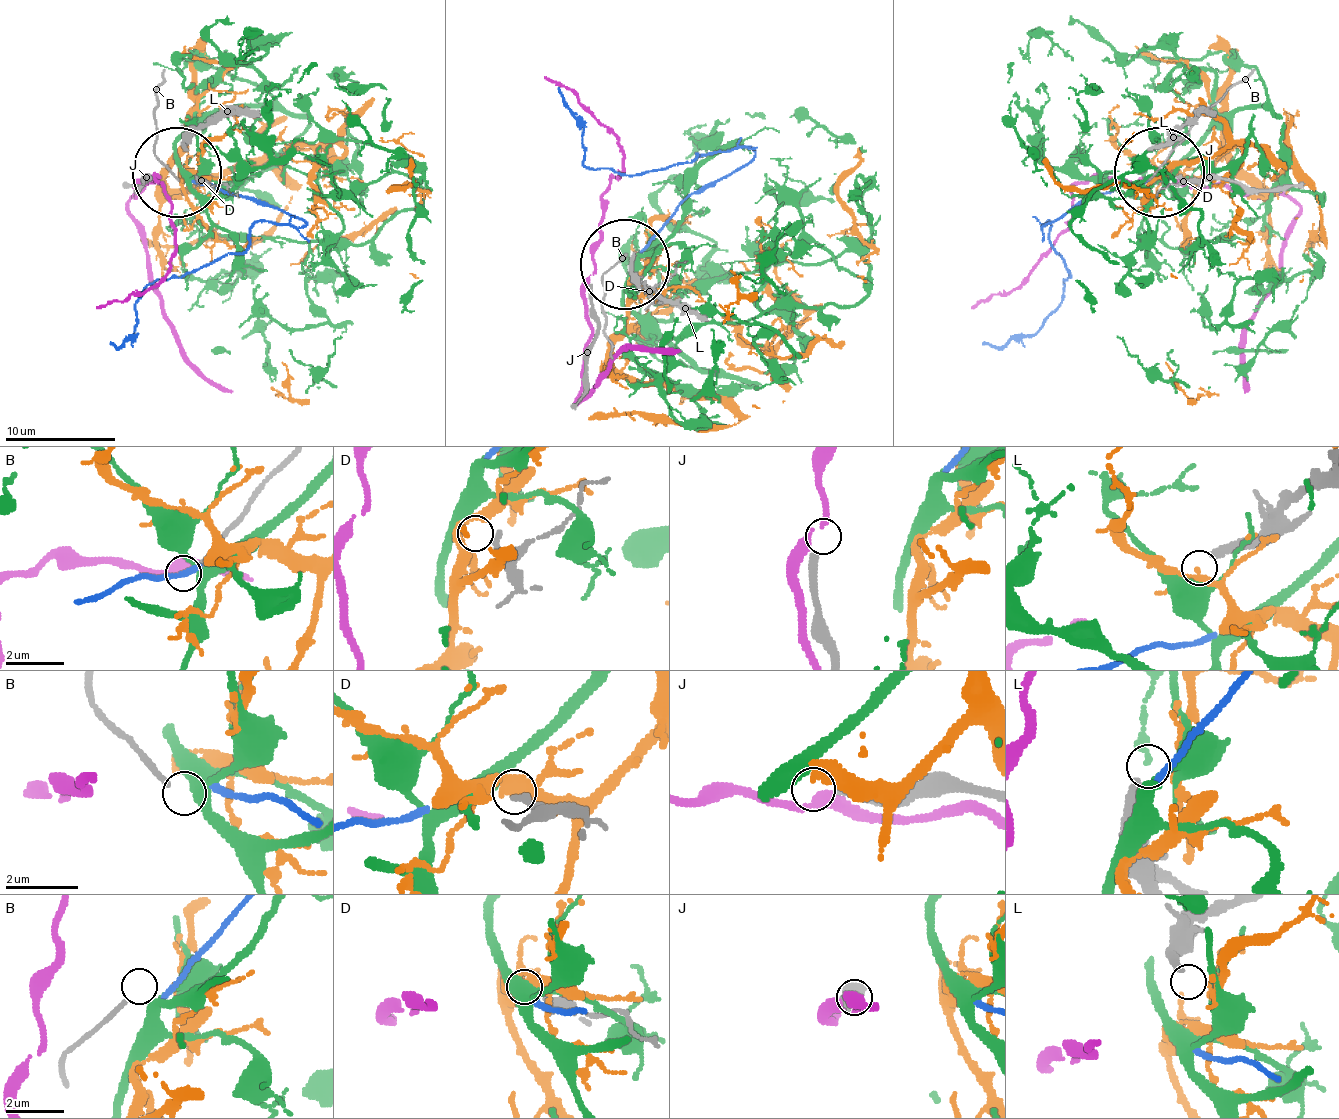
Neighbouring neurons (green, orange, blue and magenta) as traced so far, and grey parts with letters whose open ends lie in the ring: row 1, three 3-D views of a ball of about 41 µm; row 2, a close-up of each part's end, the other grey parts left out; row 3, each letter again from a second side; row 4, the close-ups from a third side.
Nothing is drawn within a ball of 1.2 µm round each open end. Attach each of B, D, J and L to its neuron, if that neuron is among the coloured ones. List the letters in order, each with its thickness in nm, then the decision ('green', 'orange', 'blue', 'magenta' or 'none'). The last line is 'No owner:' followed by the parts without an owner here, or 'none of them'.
B: 150 nm thick; none
D: 320 nm thick; orange
J: 240 nm thick; none
L: 260 nm thick; none
No owner: B, J, L

